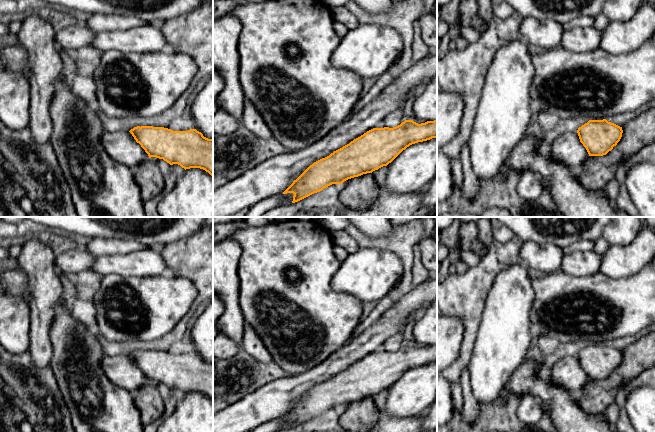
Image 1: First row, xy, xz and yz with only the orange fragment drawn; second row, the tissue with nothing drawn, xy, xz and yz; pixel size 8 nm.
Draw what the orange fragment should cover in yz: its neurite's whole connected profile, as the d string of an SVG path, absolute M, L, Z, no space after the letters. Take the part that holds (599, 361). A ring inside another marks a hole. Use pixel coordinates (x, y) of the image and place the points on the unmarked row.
M589 344L577 354L580 366L589 380L603 380L613 373L622 361L622 351L603 344Z

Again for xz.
M405 344L393 352L373 352L329 380L314 386L293 405L283 418L293 417L292 427L298 426L332 408L341 409L348 403L372 397L383 390L387 390L410 369L432 362L437 362L437 344L421 348L413 344Z

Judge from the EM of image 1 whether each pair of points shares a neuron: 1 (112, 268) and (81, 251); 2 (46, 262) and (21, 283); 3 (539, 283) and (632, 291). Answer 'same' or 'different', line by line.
1: same
2: different
3: same

